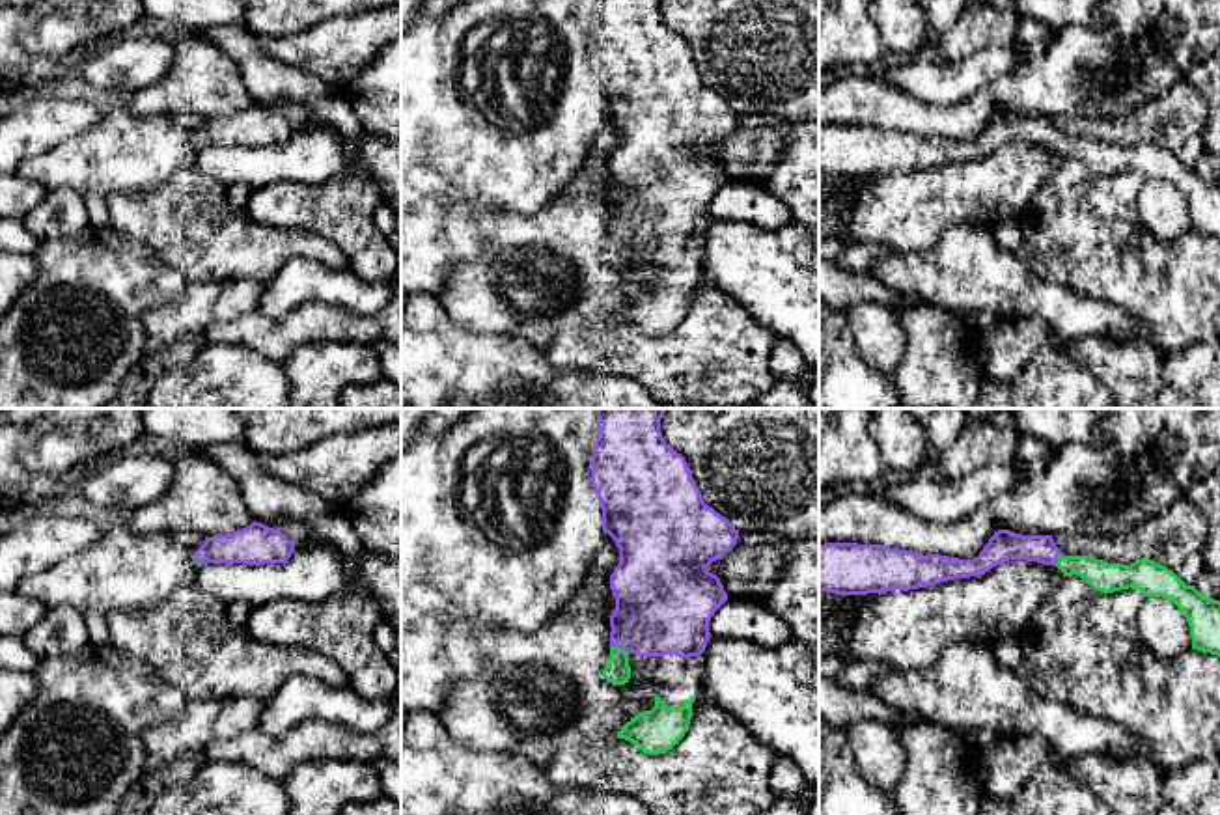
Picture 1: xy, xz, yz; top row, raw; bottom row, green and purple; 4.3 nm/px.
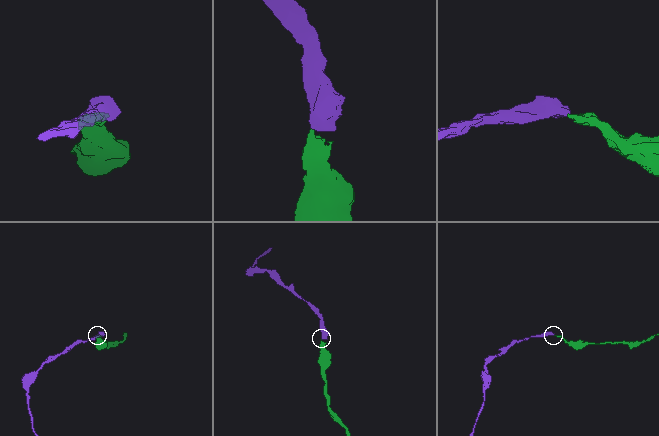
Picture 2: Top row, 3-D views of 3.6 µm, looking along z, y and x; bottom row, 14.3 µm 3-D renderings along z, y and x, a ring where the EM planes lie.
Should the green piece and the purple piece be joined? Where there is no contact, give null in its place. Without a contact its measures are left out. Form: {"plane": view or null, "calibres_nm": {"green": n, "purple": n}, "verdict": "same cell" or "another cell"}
{"plane": "xz", "calibres_nm": {"green": 110, "purple": 400}, "verdict": "same cell"}

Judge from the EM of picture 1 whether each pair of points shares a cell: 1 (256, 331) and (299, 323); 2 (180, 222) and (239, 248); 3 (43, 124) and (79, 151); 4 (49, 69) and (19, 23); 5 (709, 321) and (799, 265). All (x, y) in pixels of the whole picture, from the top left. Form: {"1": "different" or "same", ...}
{"1": "same", "2": "same", "3": "different", "4": "same", "5": "different"}

